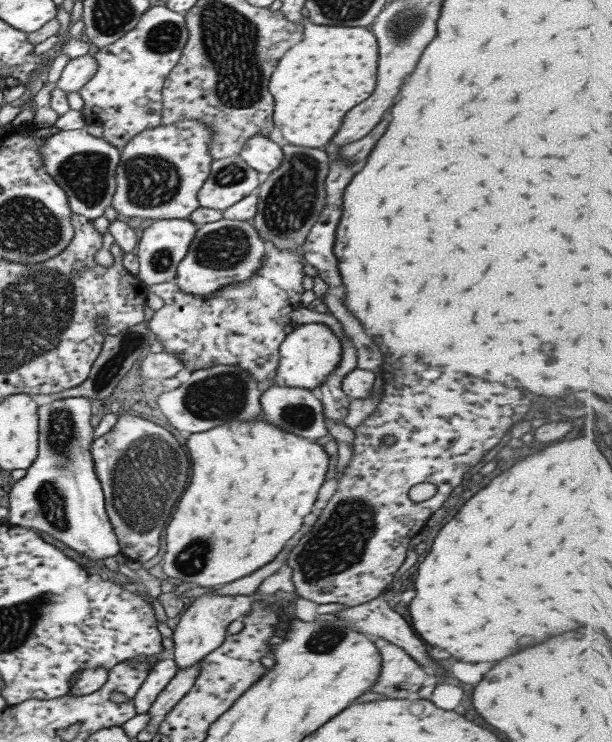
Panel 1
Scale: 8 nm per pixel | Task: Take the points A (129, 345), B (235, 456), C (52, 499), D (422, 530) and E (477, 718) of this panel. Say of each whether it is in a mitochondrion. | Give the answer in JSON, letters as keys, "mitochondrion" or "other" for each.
{"A":"mitochondrion","B":"other","C":"mitochondrion","D":"other","E":"other"}

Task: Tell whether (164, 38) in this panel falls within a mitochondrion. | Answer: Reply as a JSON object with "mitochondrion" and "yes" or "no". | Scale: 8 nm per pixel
{"mitochondrion":"yes"}

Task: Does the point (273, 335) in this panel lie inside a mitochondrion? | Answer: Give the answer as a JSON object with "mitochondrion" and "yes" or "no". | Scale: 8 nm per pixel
{"mitochondrion":"no"}

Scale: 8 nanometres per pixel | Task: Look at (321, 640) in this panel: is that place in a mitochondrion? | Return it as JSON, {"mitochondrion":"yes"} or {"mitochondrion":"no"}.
{"mitochondrion":"yes"}

